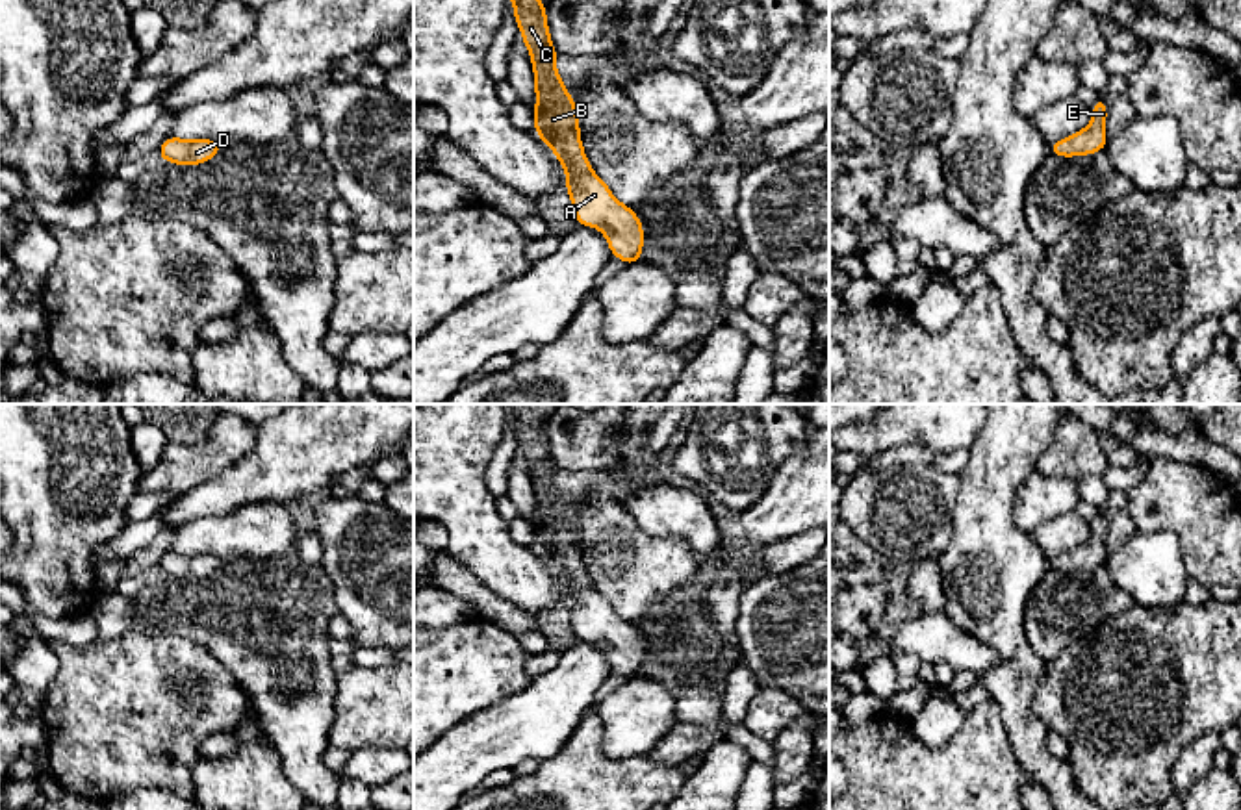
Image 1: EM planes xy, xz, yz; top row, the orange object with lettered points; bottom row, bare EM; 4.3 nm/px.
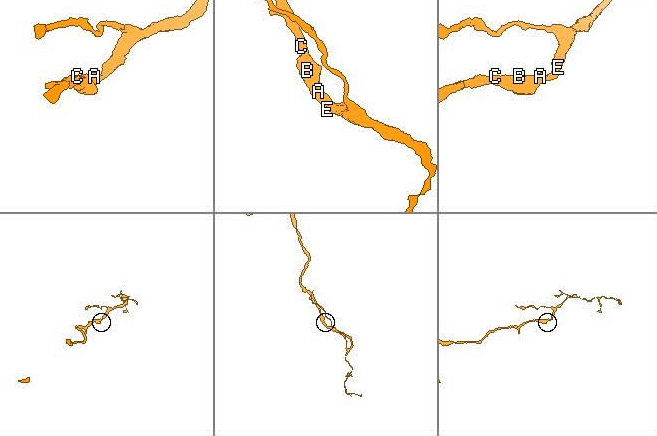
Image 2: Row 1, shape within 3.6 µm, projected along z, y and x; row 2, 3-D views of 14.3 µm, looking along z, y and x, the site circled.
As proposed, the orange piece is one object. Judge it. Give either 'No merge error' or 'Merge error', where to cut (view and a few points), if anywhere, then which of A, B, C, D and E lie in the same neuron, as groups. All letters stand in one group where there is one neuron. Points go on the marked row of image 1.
No merge error. No split. Groups: A B C D E

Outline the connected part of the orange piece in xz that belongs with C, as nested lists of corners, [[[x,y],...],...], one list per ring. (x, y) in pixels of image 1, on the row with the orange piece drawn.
[[[512,0],[521,41],[531,52],[534,70],[536,108],[534,132],[553,148],[566,169],[566,191],[577,224],[594,226],[605,234],[614,258],[633,265],[640,261],[644,228],[640,217],[618,202],[608,185],[592,171],[579,130],[573,96],[562,85],[555,67],[555,50],[547,28],[544,0]]]

